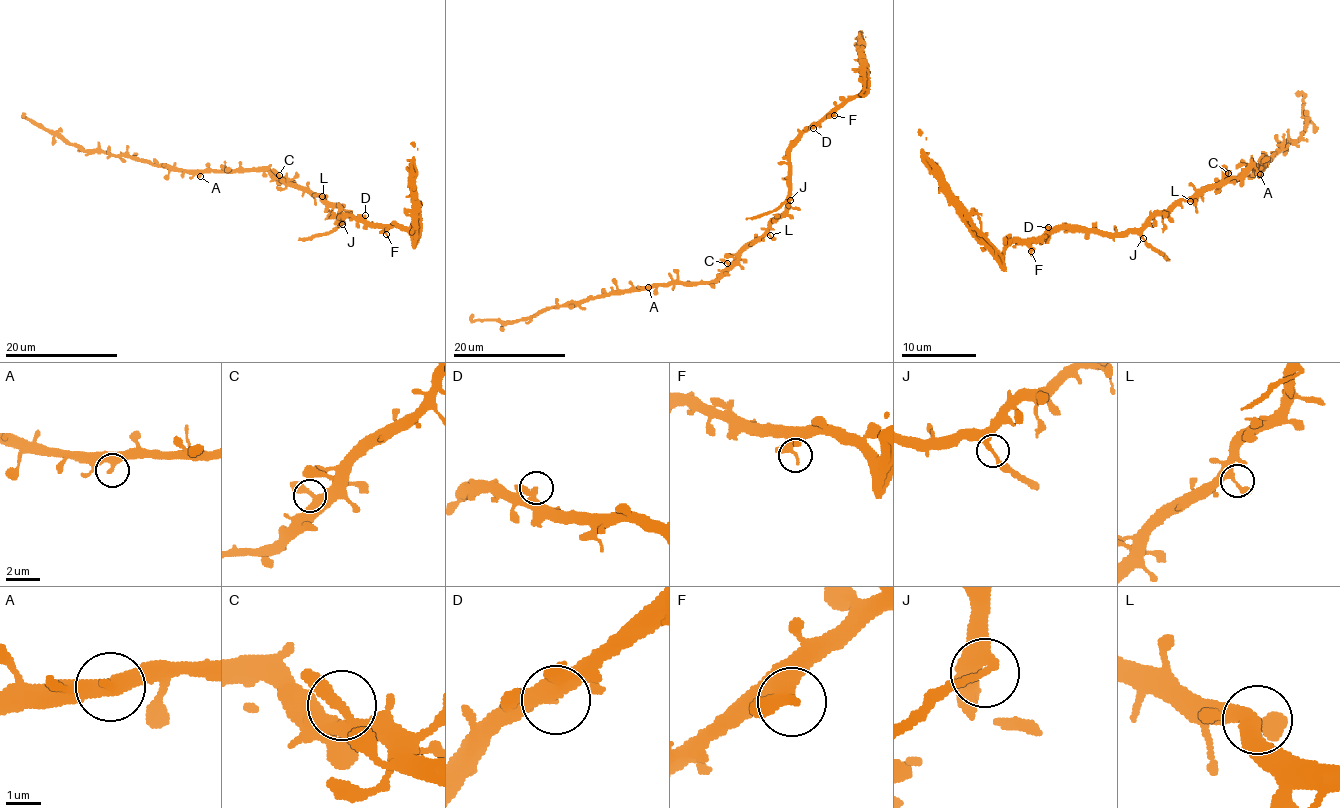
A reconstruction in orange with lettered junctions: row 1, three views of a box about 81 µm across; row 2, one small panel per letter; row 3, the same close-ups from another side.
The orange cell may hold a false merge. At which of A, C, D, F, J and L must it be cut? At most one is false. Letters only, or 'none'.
J

